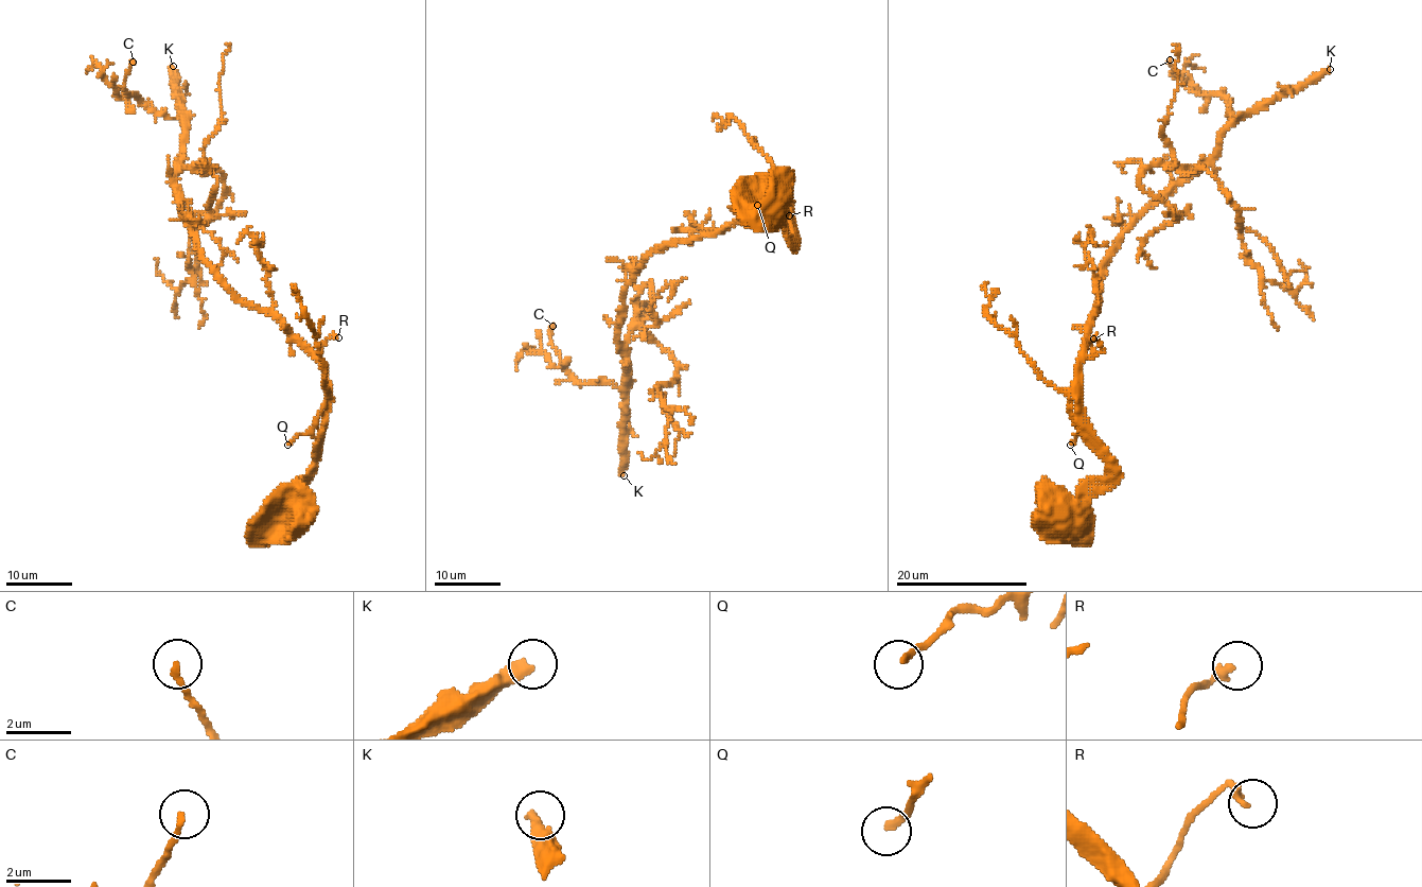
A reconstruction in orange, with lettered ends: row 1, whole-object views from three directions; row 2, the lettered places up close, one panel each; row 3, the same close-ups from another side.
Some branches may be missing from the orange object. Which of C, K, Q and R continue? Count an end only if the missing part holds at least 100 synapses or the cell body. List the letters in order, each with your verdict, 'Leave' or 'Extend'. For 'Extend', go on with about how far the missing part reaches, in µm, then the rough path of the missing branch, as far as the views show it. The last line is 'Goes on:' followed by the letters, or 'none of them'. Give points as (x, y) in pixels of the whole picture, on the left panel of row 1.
C: Leave
K: Extend. Missing length about 180 µm
Q: Leave
R: Leave
Goes on: K

